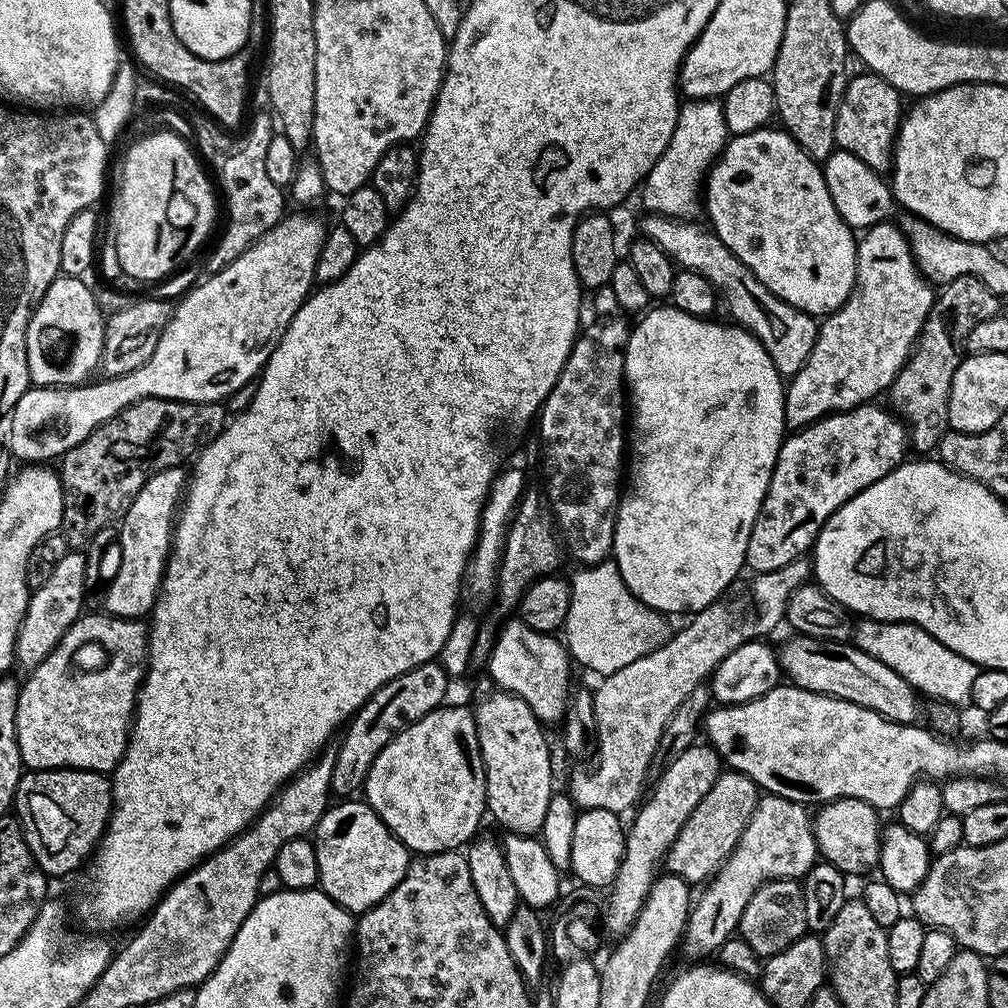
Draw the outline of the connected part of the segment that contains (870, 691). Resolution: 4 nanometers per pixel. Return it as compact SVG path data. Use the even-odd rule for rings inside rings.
M799 634L793 635L791 638L793 640L786 641L782 646L779 645L778 659L783 675L796 687L805 688L811 692L821 692L834 698L842 698L846 702L854 702L866 710L874 710L878 714L882 714L886 719L892 720L896 724L916 724L919 721L919 716L922 716L922 708L920 712L921 697L918 692L912 688L906 678L896 673L890 666L884 665L878 658L864 653L856 648L852 642L839 640L825 642L815 636Z

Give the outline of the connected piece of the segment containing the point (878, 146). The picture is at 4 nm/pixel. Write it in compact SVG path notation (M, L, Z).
M863 74L849 79L842 102L838 106L836 119L836 148L844 148L850 154L862 158L881 174L887 173L894 164L896 135L900 132L900 121L906 111L900 105L901 92L881 76Z

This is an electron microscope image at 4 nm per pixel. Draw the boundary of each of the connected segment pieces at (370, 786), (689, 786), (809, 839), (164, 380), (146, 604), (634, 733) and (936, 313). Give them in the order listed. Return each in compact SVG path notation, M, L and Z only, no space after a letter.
M441 706L436 708L430 714L423 716L418 722L414 722L408 728L403 728L389 744L380 751L378 758L374 758L374 762L368 771L368 777L364 779L364 787L362 789L363 799L378 814L378 818L382 818L384 825L388 827L393 834L408 847L409 853L419 854L421 856L433 855L435 852L455 852L463 849L481 831L480 819L486 816L486 778L484 777L484 763L482 762L482 754L478 746L478 734L476 733L476 719L472 716L472 708L448 708L449 706Z
M693 742L689 748L682 750L682 754L671 757L665 764L668 765L657 778L652 793L648 792L643 803L635 809L636 817L633 818L632 825L628 824L626 828L624 857L621 858L616 879L610 885L608 893L612 893L608 896L608 909L605 912L603 909L602 912L602 932L612 942L619 941L632 928L657 875L656 867L659 866L660 859L667 854L668 847L676 844L682 826L690 814L694 814L698 802L710 794L714 782L722 774L720 755L707 742Z
M764 794L756 800L756 809L748 820L746 830L742 830L734 850L703 885L704 893L697 900L695 897L691 905L682 948L696 956L692 958L708 958L711 952L712 955L719 953L724 943L739 929L742 910L746 910L746 902L754 898L754 890L758 890L758 886L771 880L799 881L817 864L813 817L810 812L808 816L808 812L805 805L781 796Z
M285 215L272 229L266 230L258 239L252 241L252 244L242 254L229 259L225 263L228 265L221 272L214 273L209 280L202 281L197 288L190 289L181 298L180 305L176 304L172 309L172 316L168 320L168 325L162 330L161 337L158 338L158 344L154 349L153 356L142 367L125 376L101 378L102 380L98 381L97 384L85 382L79 386L29 386L22 394L22 398L18 398L18 402L10 410L9 416L12 417L8 420L9 450L20 459L20 462L52 462L52 459L55 461L57 458L64 457L74 446L78 446L78 442L85 440L95 428L102 426L110 418L114 418L123 408L128 407L129 404L134 403L136 400L144 400L148 396L185 400L191 404L215 405L216 400L220 400L220 402L227 401L228 396L234 394L234 390L242 390L242 386L246 386L246 382L256 380L260 373L263 372L264 363L270 358L276 342L282 338L282 334L286 334L294 314L298 314L298 310L304 305L304 301L308 299L313 291L314 285L317 283L316 267L318 266L319 252L323 250L325 235L326 227L324 228L323 222L318 217Z
M183 467L167 468L142 486L133 498L132 505L124 511L118 524L118 549L120 561L116 573L111 573L104 589L103 611L123 620L143 621L151 613L160 593L164 568L168 565L168 553L172 551L172 533L182 493L186 488L186 472Z
M800 557L778 570L755 573L752 581L745 578L735 581L711 603L710 606L695 613L684 628L676 631L656 651L643 655L635 662L615 671L614 674L603 677L594 688L594 718L596 719L596 773L587 776L584 772L576 772L572 781L566 785L566 791L576 804L577 809L608 810L617 814L631 811L643 795L644 782L653 758L659 753L661 734L667 731L667 724L673 714L679 711L686 698L690 697L697 686L704 683L716 671L717 666L746 641L763 639L766 634L776 629L787 617L787 604L790 594L812 576L811 561Z
M976 276L954 278L939 289L911 356L886 393L887 399L892 399L891 411L904 421L911 447L920 451L917 453L935 453L940 447L941 438L950 431L948 399L954 372L966 352L965 340L980 322L1001 311L1000 304L1001 297L995 296Z

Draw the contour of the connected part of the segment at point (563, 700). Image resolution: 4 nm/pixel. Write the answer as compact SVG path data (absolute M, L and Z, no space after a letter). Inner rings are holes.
M508 623L497 631L495 646L486 662L493 683L521 696L541 723L559 723L568 708L572 693L572 660L567 647L551 633L528 629L528 632L508 632Z

